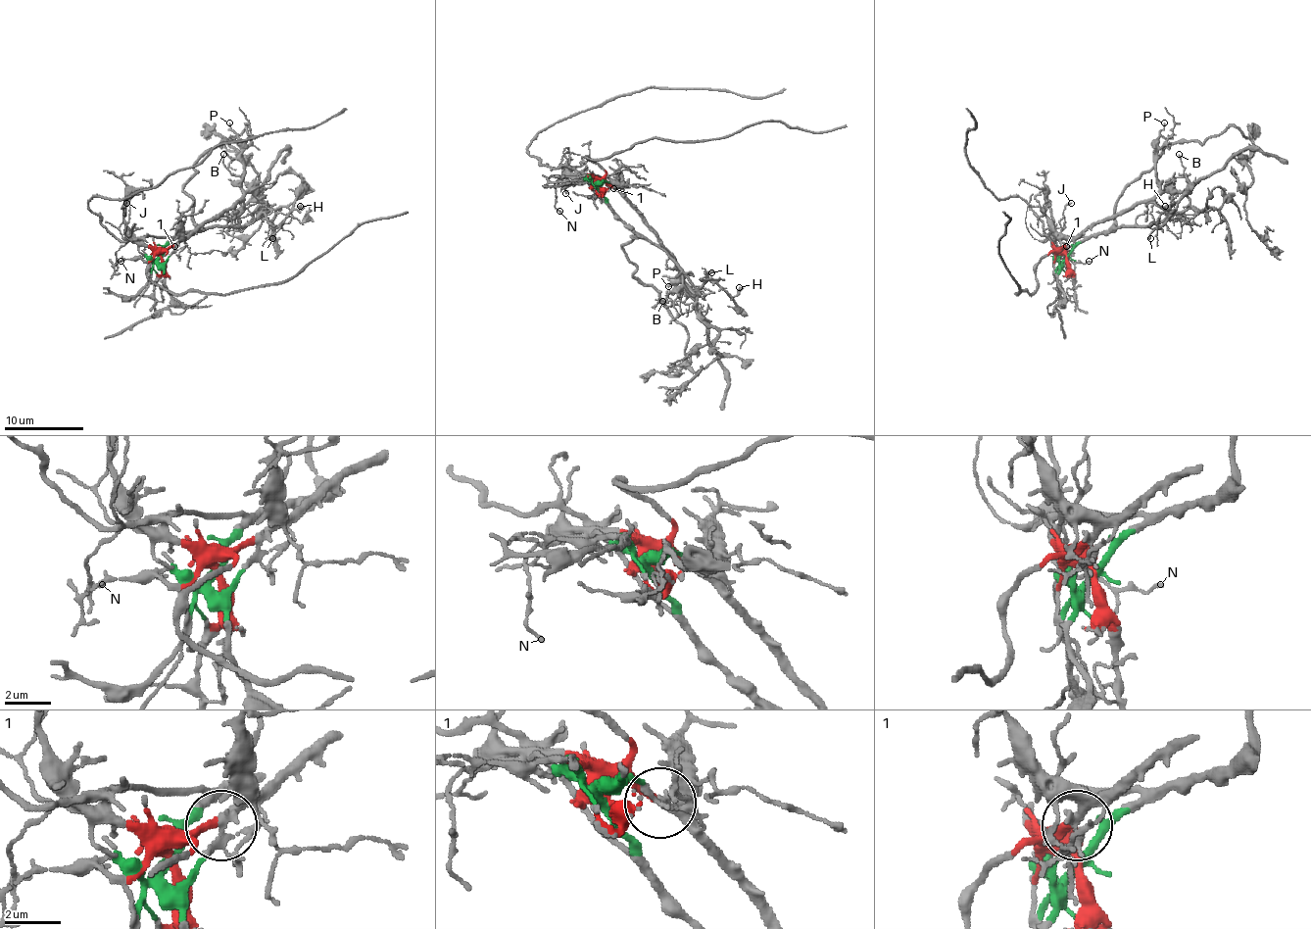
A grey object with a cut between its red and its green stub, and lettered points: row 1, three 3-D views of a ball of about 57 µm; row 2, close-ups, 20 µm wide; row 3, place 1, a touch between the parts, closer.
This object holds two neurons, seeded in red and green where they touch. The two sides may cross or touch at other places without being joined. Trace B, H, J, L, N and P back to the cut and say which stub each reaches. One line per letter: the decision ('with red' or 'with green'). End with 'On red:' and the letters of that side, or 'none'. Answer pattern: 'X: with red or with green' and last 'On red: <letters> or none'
B: with red
H: with green
J: with red
L: with green
N: with red
P: with red
On red: B, J, N, P

